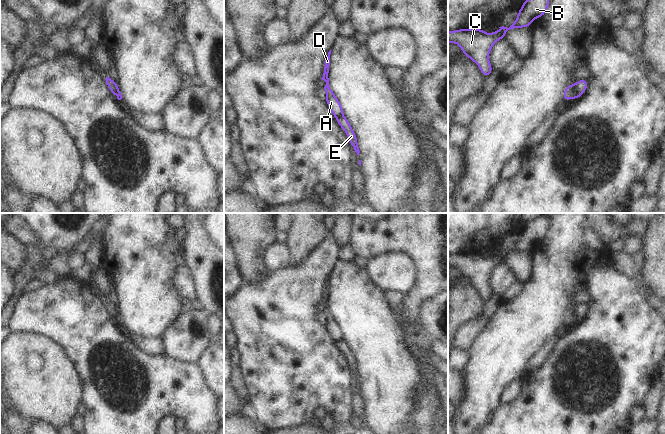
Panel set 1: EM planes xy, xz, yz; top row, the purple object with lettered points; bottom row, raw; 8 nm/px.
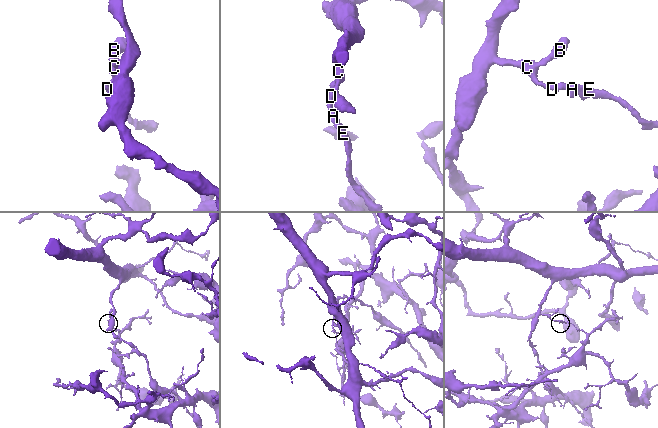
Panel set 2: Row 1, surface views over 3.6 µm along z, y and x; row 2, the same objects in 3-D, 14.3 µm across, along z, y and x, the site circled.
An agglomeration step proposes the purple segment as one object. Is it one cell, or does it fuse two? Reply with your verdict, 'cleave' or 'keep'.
cleave

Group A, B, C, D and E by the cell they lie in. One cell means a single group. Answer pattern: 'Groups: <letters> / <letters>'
Groups: A B C D / E

